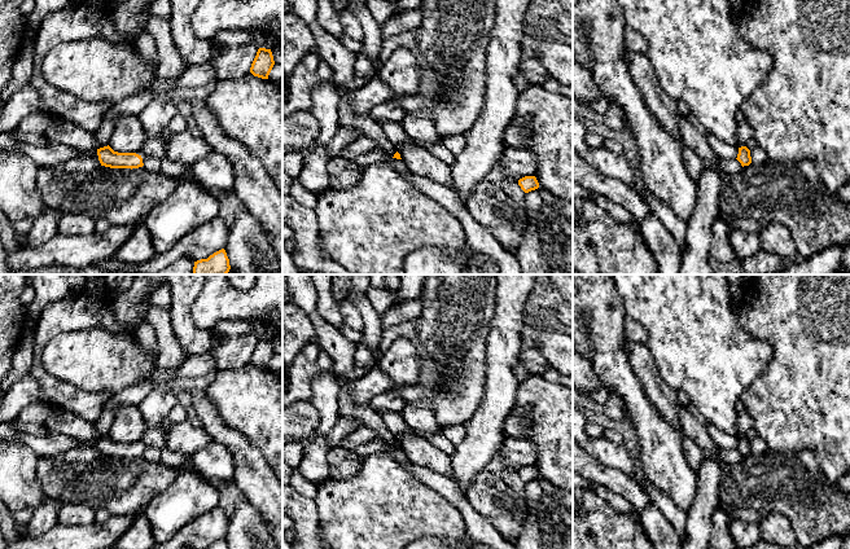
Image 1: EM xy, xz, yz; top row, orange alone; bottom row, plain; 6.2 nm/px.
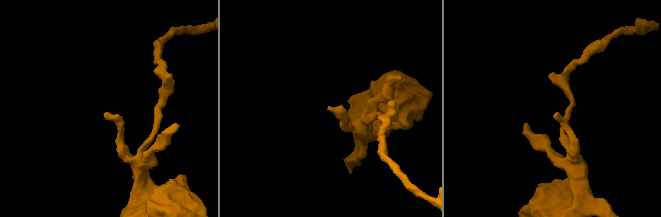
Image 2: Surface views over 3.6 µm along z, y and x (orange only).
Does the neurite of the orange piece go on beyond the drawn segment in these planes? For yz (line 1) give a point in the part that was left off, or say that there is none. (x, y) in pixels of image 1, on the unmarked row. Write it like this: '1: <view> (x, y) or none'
1: none

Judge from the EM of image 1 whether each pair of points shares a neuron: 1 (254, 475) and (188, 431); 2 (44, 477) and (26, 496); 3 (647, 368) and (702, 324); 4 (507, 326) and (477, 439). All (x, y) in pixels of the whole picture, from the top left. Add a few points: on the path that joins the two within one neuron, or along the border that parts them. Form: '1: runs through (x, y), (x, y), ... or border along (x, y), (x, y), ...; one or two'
1: border along (202, 426), (213, 440); two
2: border along (36, 477), (42, 490), (48, 496); two
3: border along (645, 345), (661, 378), (671, 387); two
4: runs through (502, 355), (500, 392), (493, 411); one

